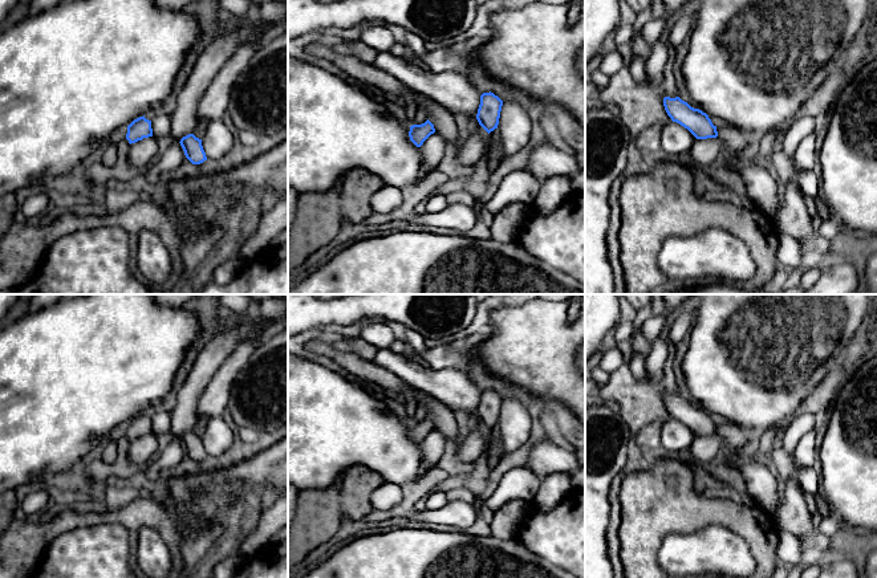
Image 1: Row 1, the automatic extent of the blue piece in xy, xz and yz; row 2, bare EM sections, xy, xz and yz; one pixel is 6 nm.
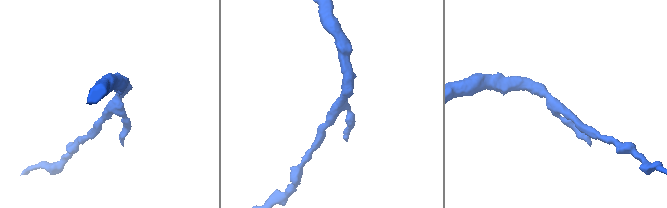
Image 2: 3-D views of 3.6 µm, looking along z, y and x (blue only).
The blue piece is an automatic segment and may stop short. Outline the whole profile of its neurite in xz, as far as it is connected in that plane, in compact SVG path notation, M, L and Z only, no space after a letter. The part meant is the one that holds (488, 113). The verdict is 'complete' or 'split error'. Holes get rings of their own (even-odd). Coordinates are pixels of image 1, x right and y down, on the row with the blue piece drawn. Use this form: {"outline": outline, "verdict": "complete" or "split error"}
{"outline": "M483 93L476 119L479 125L490 134L498 129L503 101L494 93Z", "verdict": "complete"}

